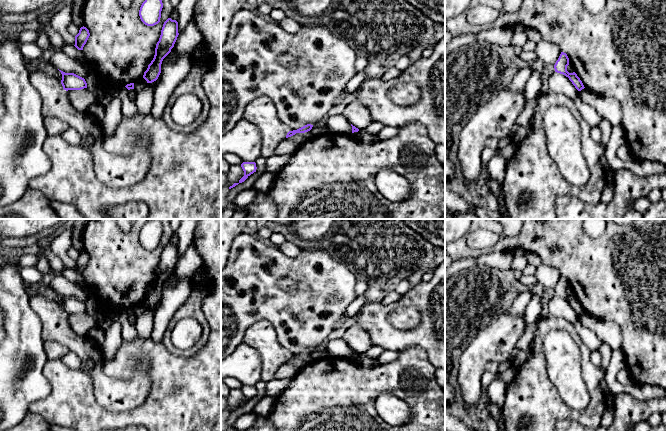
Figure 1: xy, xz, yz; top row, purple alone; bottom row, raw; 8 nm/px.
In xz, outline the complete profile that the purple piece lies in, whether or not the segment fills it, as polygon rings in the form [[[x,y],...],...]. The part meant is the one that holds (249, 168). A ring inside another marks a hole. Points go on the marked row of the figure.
[[[243,162],[241,167],[244,171],[244,176],[239,180],[239,183],[244,182],[251,174],[256,172],[256,163],[255,162]]]

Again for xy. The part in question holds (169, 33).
[[[168,18],[163,24],[159,41],[156,44],[154,58],[143,75],[147,83],[152,83],[158,79],[162,61],[171,52],[178,35],[178,22]]]

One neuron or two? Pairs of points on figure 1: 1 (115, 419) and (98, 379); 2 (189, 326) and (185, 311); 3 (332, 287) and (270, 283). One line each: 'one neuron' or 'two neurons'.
1: two neurons
2: two neurons
3: one neuron

